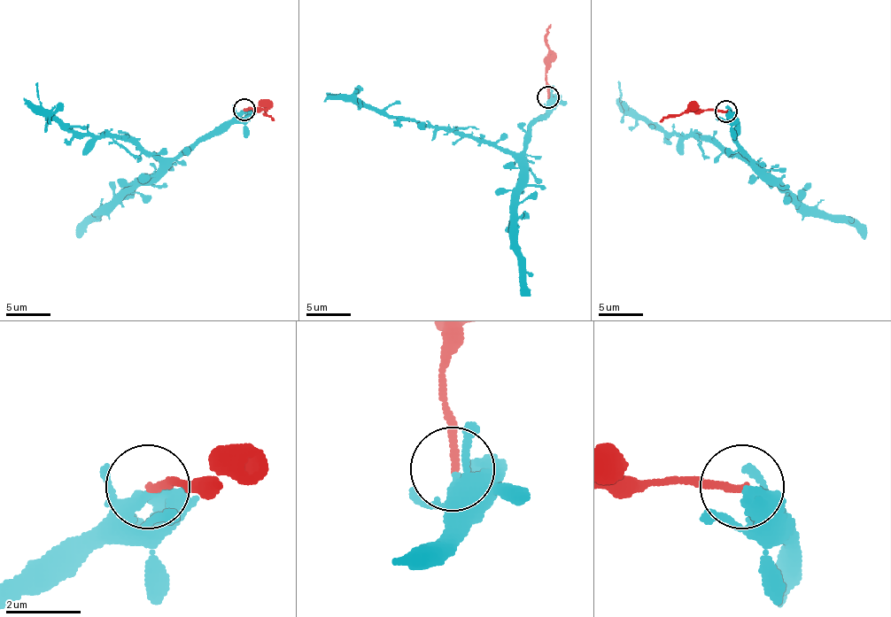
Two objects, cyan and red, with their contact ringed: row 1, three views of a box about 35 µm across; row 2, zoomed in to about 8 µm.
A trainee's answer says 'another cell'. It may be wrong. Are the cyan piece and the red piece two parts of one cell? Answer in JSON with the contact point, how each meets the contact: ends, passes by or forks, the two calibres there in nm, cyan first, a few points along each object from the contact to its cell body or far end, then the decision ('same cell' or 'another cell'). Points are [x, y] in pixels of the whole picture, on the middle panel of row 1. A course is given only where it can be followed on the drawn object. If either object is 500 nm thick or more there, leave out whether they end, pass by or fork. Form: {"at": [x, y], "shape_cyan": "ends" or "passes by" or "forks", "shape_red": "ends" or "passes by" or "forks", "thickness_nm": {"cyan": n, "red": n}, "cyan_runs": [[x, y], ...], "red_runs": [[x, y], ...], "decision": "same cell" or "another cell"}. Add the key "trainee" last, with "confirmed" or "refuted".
{"at": [548, 96], "shape_cyan": "ends", "shape_red": "ends", "thickness_nm": {"cyan": 480, "red": 180}, "cyan_runs": [[548, 97], [544, 115], [532, 119], [522, 151], [507, 154], [449, 129], [391, 119], [340, 94], [326, 94]], "red_runs": [[548, 97], [546, 59], [546, 28], [551, 24]], "decision": "another cell", "trainee": "confirmed"}

